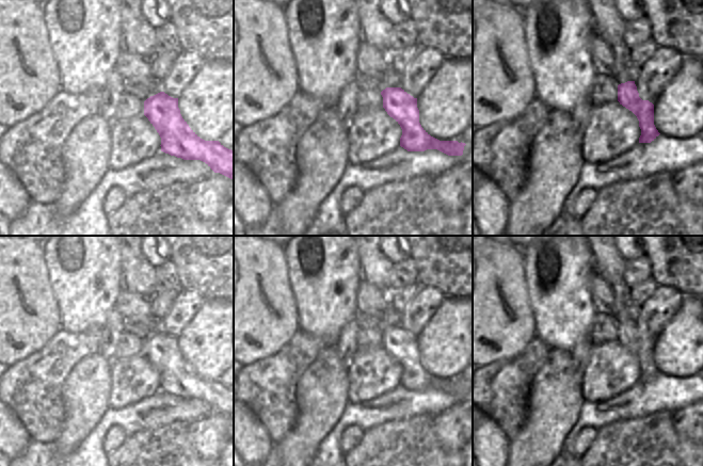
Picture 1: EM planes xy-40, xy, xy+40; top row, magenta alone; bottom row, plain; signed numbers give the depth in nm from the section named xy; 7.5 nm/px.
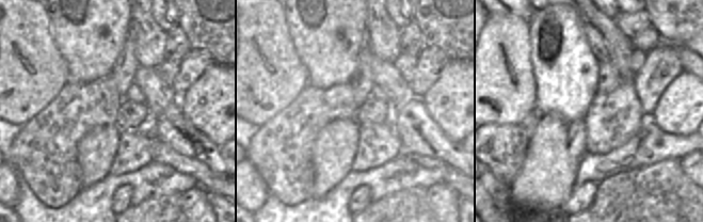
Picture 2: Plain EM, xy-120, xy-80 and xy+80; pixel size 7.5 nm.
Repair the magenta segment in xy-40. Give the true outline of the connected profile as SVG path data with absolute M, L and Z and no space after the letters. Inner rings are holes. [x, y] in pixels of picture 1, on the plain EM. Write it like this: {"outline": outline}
{"outline": "M164 331L150 335L144 340L144 354L161 376L161 390L183 399L201 399L214 412L234 419L234 390L224 386L219 380L201 377L182 357L178 347L178 337L173 337Z"}

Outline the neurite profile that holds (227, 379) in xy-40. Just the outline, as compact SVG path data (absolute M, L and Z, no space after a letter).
M231 365L219 379L221 384L228 388L234 387L234 365Z

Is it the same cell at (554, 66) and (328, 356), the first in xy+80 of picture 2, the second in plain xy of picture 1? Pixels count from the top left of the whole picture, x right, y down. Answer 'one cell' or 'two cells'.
two cells

